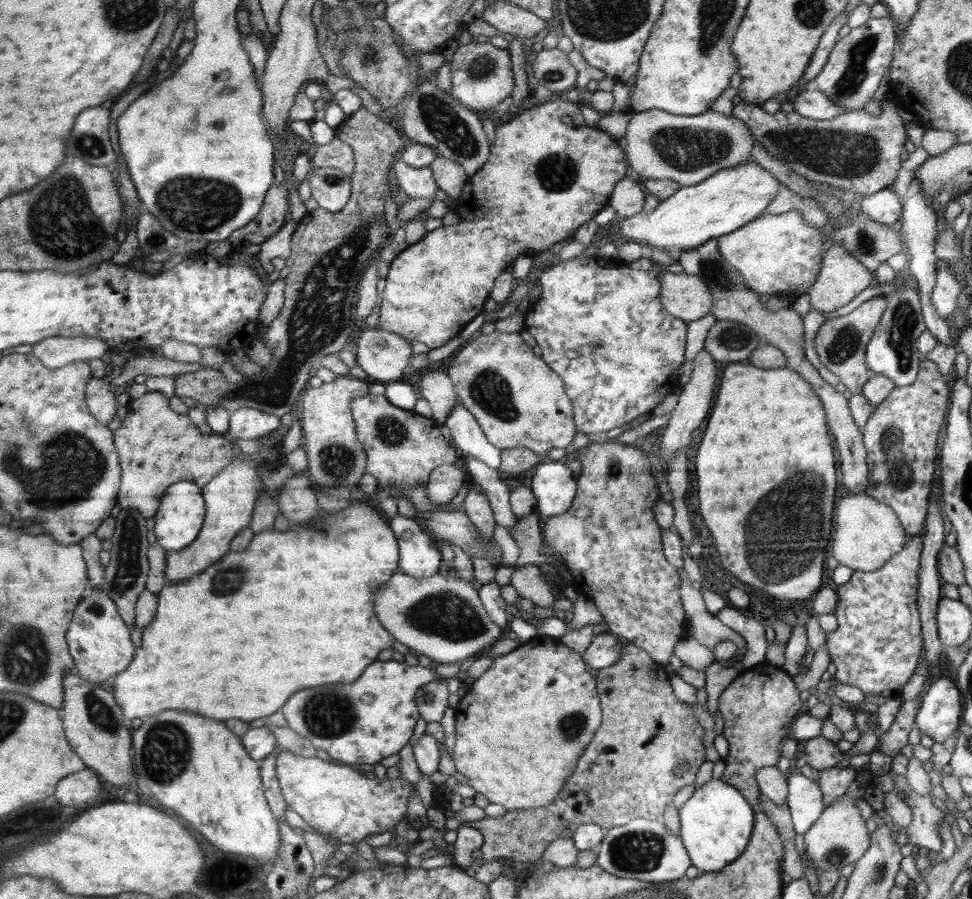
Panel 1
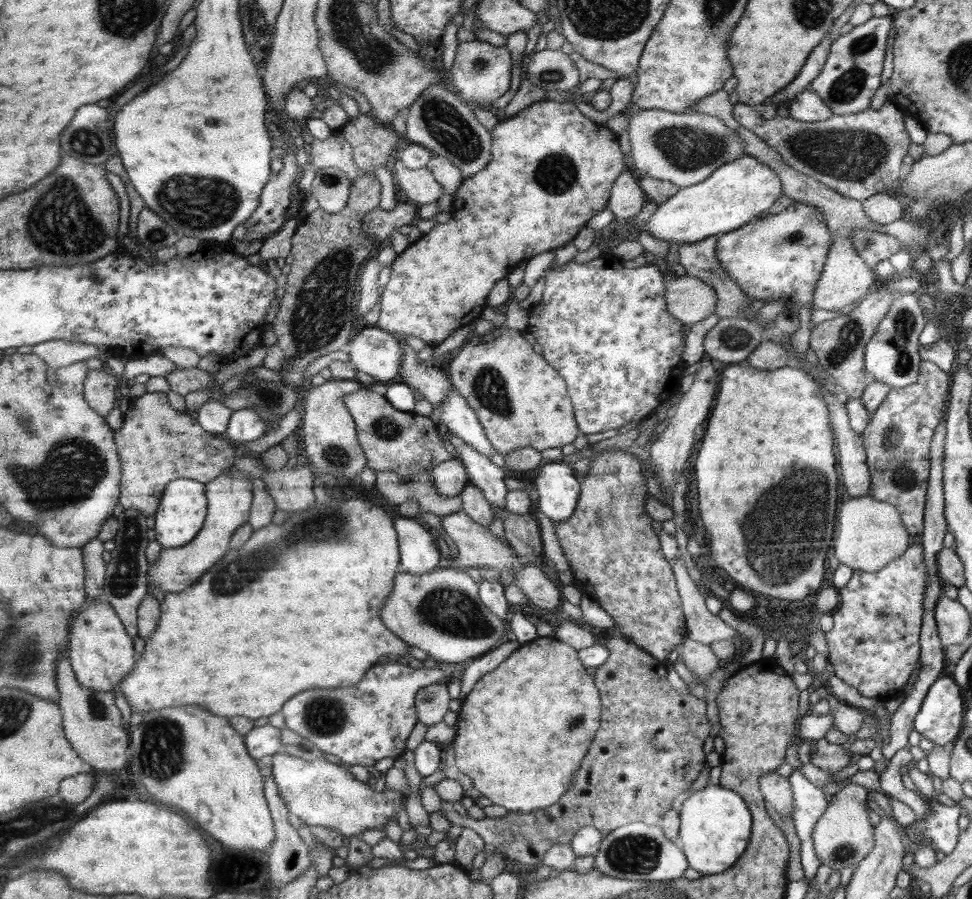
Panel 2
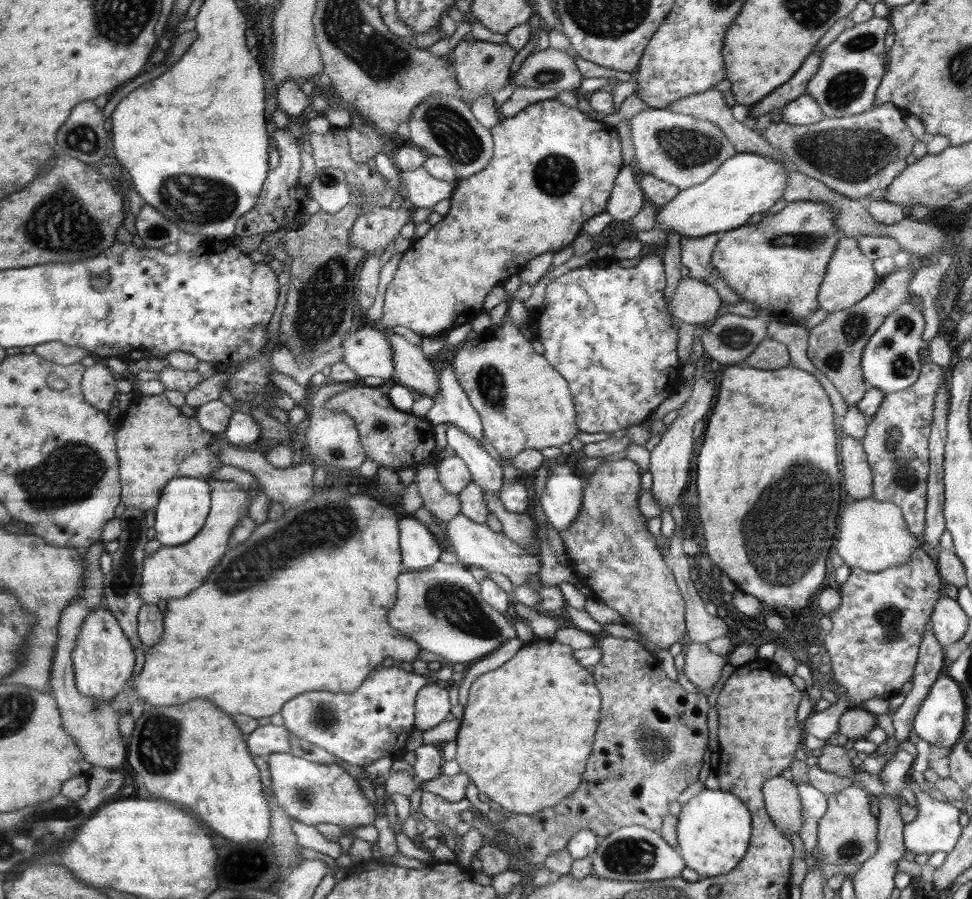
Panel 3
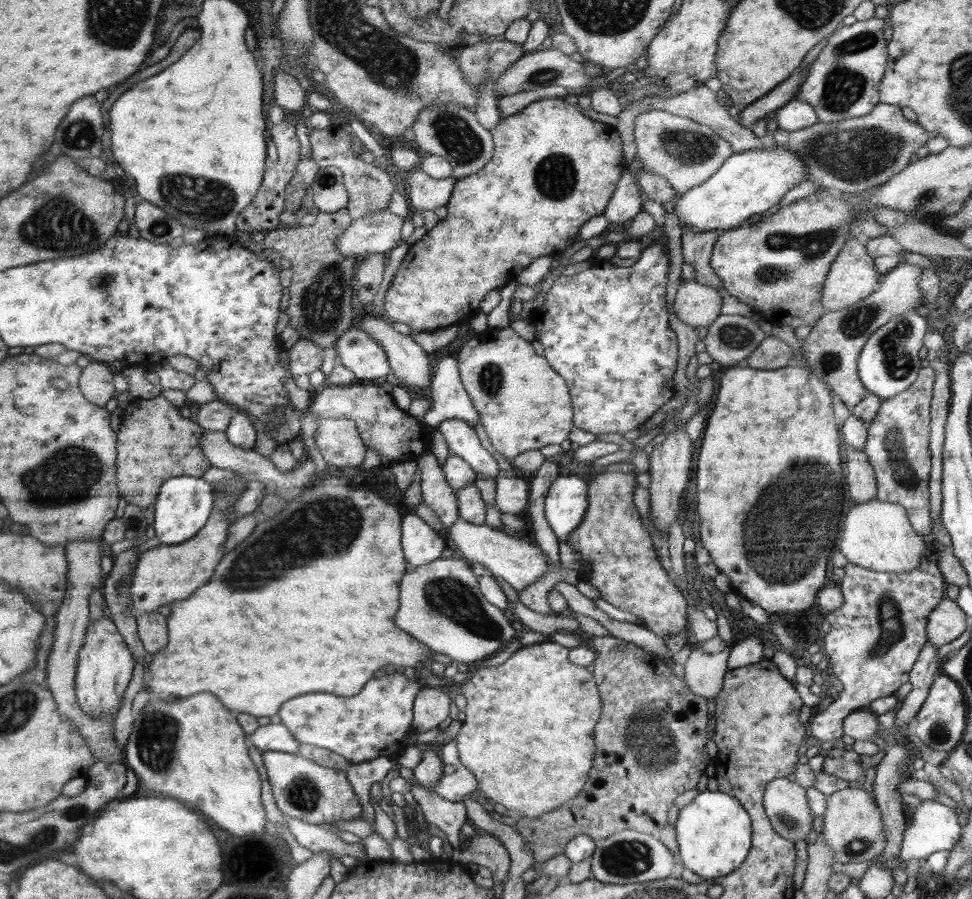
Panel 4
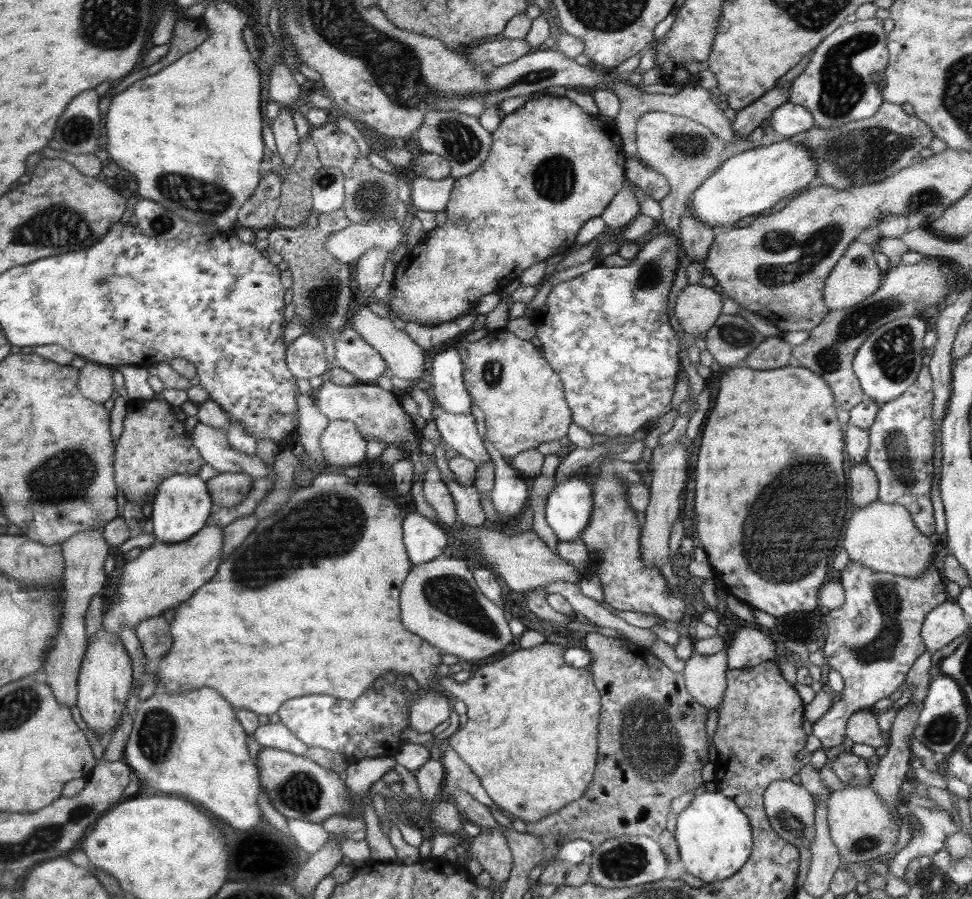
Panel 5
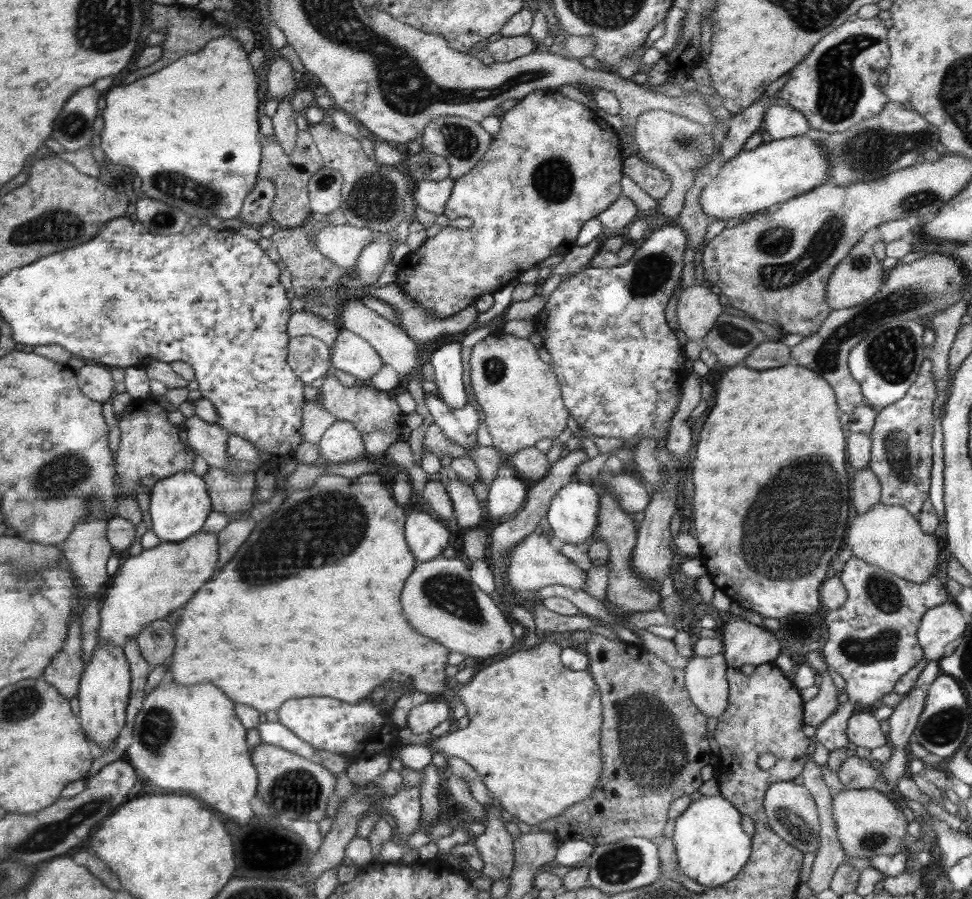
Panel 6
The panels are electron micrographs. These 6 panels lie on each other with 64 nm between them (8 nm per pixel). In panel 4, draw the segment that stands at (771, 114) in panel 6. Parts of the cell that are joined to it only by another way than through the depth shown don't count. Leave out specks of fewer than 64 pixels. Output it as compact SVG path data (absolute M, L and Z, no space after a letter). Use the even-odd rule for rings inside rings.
M799 98L792 99L775 111L774 117L778 121L779 128L788 132L796 132L819 121L812 105Z

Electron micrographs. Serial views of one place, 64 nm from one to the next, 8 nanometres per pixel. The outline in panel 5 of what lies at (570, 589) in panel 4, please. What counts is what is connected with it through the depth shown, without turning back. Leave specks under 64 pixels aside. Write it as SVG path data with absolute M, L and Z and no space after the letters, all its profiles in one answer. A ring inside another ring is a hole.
M558 580L547 584L545 591L548 595L560 594L572 605L575 615L584 621L592 621L598 626L613 628L624 634L624 639L630 639L637 645L650 648L654 640L658 639L651 629L638 628L628 624L619 616L612 614L607 608L597 600L588 598L580 592L577 583L564 582Z

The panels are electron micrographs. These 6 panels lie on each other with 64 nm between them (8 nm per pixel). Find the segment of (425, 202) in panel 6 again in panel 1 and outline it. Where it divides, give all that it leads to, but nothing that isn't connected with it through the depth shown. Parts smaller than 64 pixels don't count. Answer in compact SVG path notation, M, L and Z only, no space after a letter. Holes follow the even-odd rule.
M399 159L392 170L399 195L406 199L436 198L438 187L429 166L416 168Z

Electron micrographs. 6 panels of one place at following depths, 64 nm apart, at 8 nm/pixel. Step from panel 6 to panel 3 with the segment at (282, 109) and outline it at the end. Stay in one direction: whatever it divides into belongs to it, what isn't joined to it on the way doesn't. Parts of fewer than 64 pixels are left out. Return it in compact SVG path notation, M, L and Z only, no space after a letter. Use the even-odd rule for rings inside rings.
M278 127L274 133L276 148L280 155L279 164L274 169L269 169L262 190L258 195L255 207L243 214L235 224L235 234L241 238L254 236L254 234L265 234L277 231L287 223L284 217L290 206L290 190L294 188L299 180L302 163L300 161L300 150L296 145L297 138L286 127Z

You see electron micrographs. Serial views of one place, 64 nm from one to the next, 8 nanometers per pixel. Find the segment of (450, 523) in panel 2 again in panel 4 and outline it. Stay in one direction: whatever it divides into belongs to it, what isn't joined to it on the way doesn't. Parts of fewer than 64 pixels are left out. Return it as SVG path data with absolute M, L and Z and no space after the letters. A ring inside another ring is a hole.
M459 518L450 526L450 538L454 540L455 550L462 552L468 564L482 564L494 577L504 578L517 592L538 582L549 570L549 558L529 537L515 537L503 529L498 530L486 524L475 525Z

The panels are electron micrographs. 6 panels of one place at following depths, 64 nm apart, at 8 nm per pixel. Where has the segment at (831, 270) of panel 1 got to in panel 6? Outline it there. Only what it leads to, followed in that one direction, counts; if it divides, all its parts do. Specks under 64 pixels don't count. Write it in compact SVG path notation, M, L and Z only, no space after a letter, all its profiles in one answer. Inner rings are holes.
M858 241L855 247L850 250L848 256L844 257L840 263L834 268L828 285L826 288L826 303L833 310L841 310L842 308L851 308L865 302L874 297L880 291L882 284L886 278L886 270L882 268L882 263L875 257L873 246L870 246L863 241Z

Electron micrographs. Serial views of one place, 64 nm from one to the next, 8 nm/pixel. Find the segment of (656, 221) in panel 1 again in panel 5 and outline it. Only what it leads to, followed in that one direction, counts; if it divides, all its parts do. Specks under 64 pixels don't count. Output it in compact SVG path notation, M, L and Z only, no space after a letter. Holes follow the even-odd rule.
M782 139L769 146L748 149L728 158L689 196L686 209L690 209L693 215L705 225L726 229L744 216L768 213L783 198L817 183L817 164L812 153L802 143L796 143L794 139Z

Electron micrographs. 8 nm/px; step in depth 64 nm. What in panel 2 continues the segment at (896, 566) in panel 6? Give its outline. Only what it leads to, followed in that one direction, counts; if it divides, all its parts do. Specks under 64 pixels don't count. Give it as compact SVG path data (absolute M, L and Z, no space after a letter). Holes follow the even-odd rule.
M870 495L848 498L841 500L838 505L840 510L837 512L836 533L831 549L831 554L842 564L864 572L878 572L908 551L913 538L893 504L874 500Z

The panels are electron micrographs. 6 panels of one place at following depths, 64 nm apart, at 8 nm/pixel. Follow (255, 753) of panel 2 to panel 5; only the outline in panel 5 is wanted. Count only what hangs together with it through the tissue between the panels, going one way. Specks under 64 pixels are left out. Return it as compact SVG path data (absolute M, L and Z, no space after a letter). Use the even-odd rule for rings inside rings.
M280 722L259 725L253 734L262 748L276 748L276 750L307 757L309 747Z

